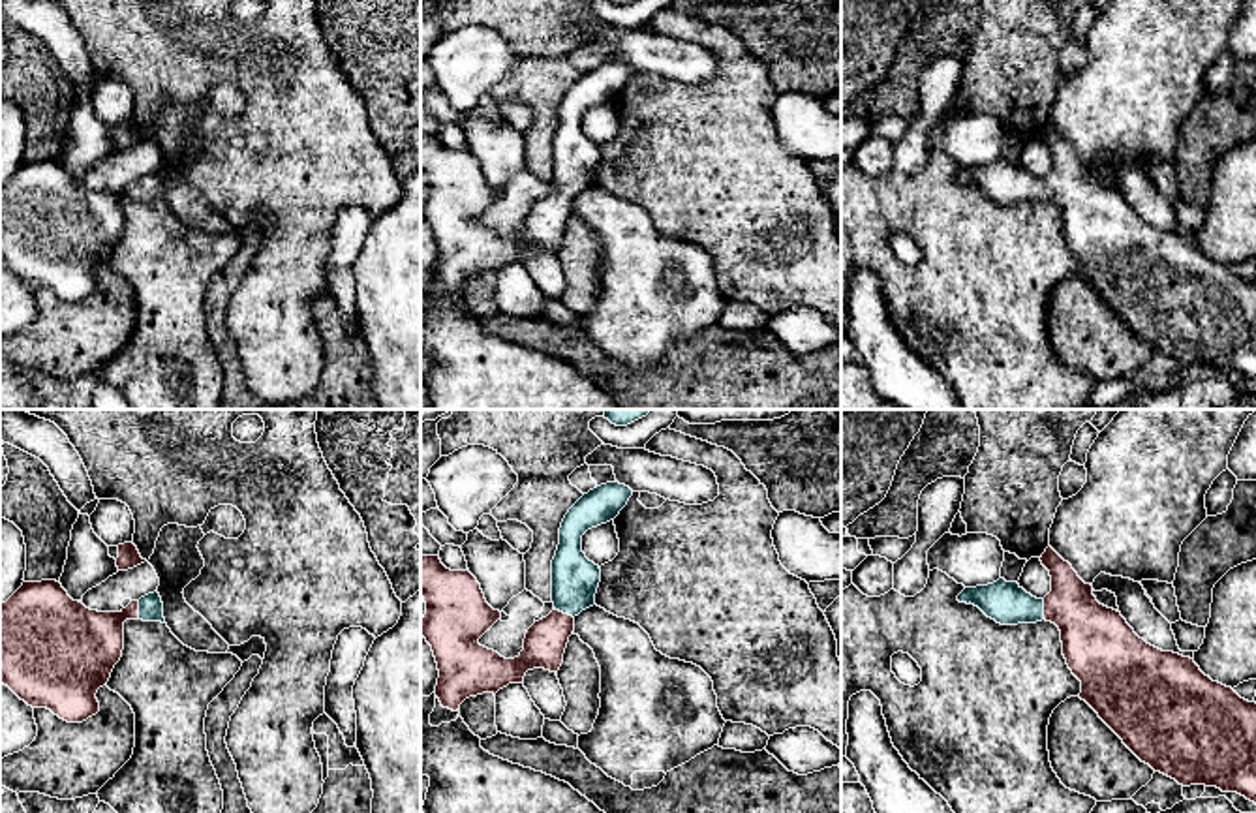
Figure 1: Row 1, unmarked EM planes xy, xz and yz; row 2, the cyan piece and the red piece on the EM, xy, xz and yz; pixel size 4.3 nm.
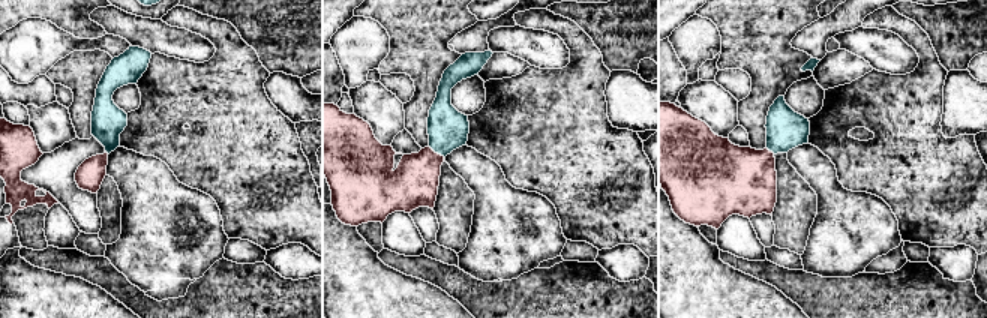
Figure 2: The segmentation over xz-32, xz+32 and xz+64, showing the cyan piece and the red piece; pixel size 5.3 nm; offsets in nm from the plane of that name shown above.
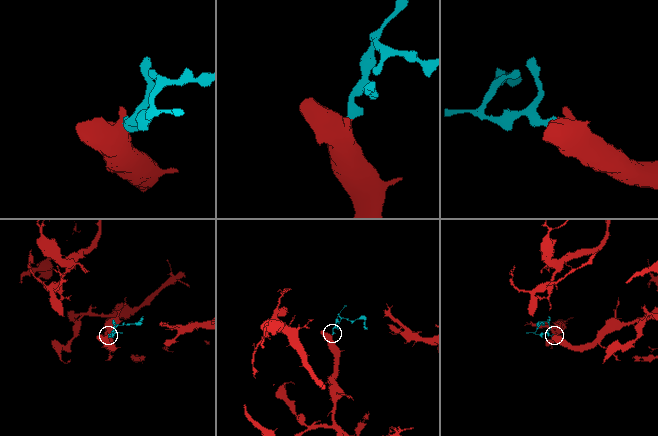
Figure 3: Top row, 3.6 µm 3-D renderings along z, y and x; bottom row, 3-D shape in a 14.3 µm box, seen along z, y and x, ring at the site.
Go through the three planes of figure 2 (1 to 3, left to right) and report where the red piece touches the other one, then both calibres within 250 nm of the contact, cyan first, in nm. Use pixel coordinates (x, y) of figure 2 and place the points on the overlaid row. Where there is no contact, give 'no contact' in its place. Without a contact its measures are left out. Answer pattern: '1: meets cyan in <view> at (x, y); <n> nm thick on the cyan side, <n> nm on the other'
1: no contact
2: meets cyan in xz+32 at (437, 152); 220 nm thick on the cyan side, 260 nm on the other
3: meets cyan in xz+64 at (770, 150); 220 nm thick on the cyan side, 360 nm on the other

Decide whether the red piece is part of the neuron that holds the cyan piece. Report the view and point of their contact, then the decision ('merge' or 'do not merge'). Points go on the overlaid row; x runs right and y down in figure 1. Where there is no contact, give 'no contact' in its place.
meets cyan in yz at (1042, 609); merge

